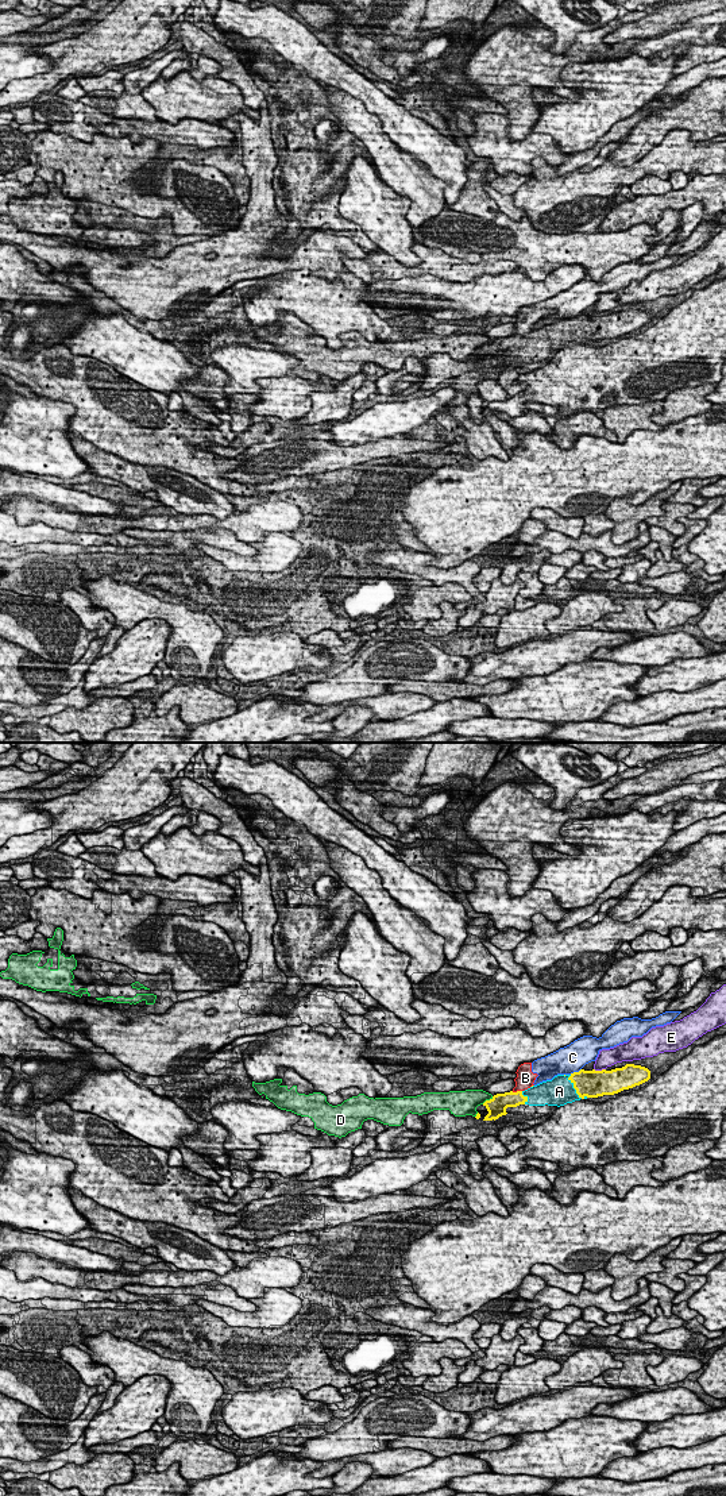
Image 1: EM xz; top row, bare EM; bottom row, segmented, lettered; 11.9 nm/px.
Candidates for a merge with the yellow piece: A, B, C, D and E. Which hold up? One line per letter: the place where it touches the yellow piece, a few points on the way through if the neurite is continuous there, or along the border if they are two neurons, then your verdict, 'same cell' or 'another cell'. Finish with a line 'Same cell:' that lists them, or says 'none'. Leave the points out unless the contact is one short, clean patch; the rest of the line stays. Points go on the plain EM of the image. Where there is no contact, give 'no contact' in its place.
A: meets yellow in xz at (575, 332); same cell
B: meets yellow in xz at (517, 335); another cell
C: meets yellow in xz at (575, 316); another cell
D: meets yellow in xz at (487, 344); another cell
E: meets yellow in xz at (599, 315); another cell
Same cell: A

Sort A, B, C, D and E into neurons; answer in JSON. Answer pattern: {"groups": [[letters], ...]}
{"groups": [["A"], ["B", "C"], ["D"], ["E"]]}

